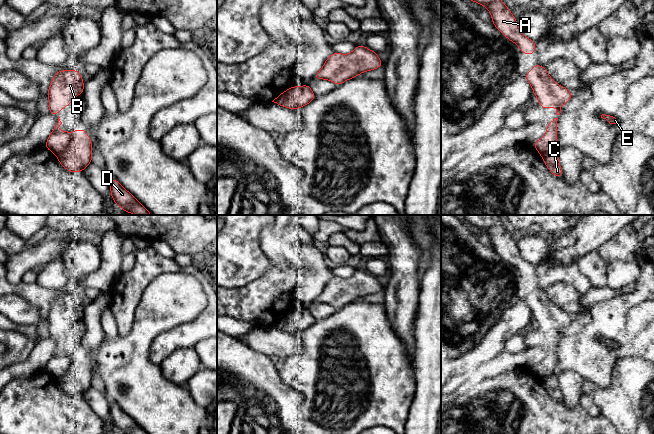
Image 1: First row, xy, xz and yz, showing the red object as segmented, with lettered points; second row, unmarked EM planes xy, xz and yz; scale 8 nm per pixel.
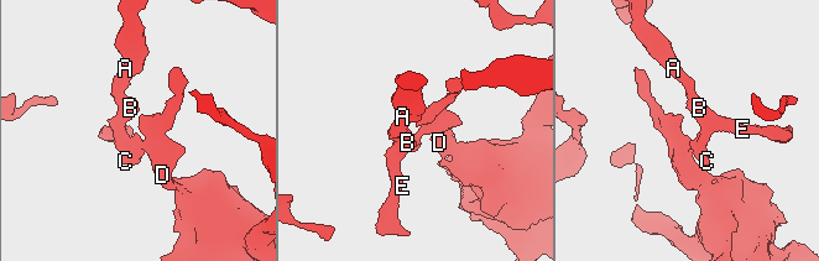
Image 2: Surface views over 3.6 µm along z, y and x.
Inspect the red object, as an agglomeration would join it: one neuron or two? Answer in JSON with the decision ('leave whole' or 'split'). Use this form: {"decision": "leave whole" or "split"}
{"decision": "split"}

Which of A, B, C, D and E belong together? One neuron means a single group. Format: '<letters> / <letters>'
A B E / C D

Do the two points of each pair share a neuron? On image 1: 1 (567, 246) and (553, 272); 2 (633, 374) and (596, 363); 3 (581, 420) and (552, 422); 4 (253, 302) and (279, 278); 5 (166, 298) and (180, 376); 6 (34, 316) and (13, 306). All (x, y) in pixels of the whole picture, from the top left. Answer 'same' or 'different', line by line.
1: different
2: different
3: same
4: same
5: different
6: same

